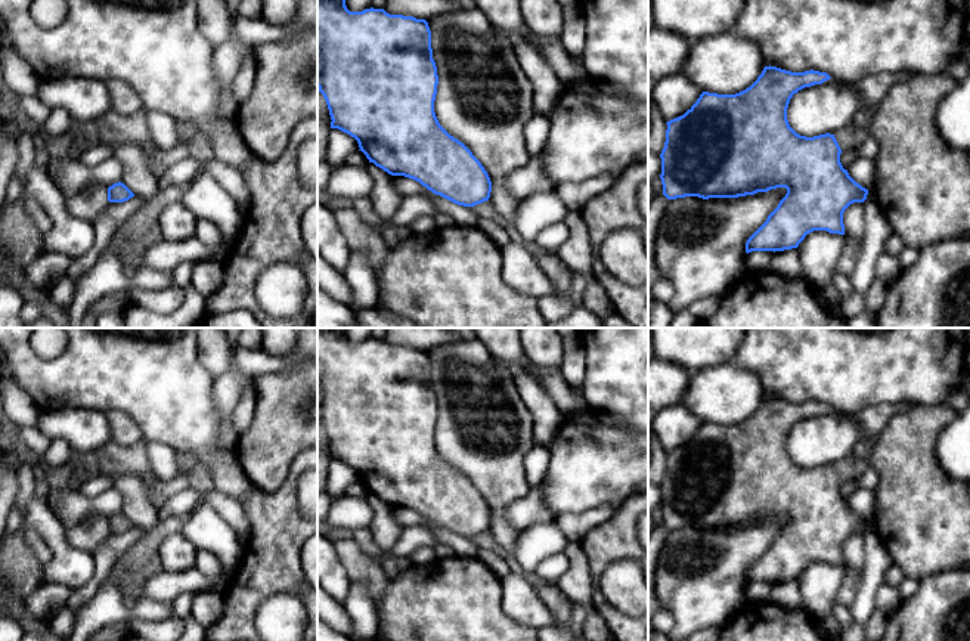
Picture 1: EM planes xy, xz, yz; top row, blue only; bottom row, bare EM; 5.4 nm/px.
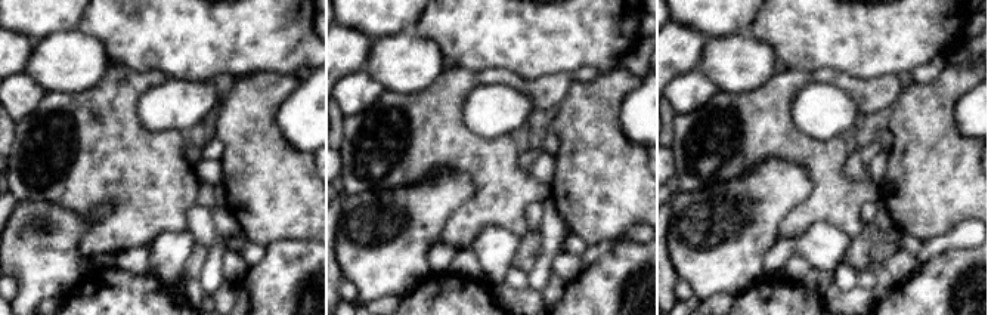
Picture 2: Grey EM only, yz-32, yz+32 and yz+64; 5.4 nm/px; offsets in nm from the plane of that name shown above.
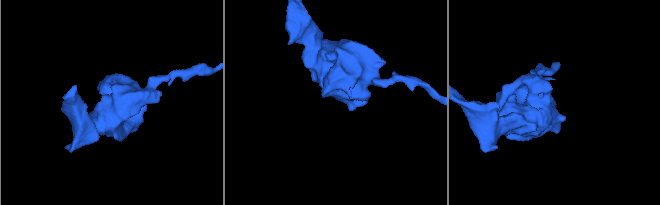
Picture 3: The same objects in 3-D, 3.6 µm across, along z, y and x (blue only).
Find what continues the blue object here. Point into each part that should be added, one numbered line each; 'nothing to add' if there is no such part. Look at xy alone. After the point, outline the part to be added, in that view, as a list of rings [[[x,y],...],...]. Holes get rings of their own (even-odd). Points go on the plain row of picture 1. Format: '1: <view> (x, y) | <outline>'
nothing to add

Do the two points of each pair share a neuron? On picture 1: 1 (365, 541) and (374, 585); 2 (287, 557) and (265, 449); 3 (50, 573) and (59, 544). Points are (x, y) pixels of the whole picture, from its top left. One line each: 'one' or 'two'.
1: two
2: two
3: one

